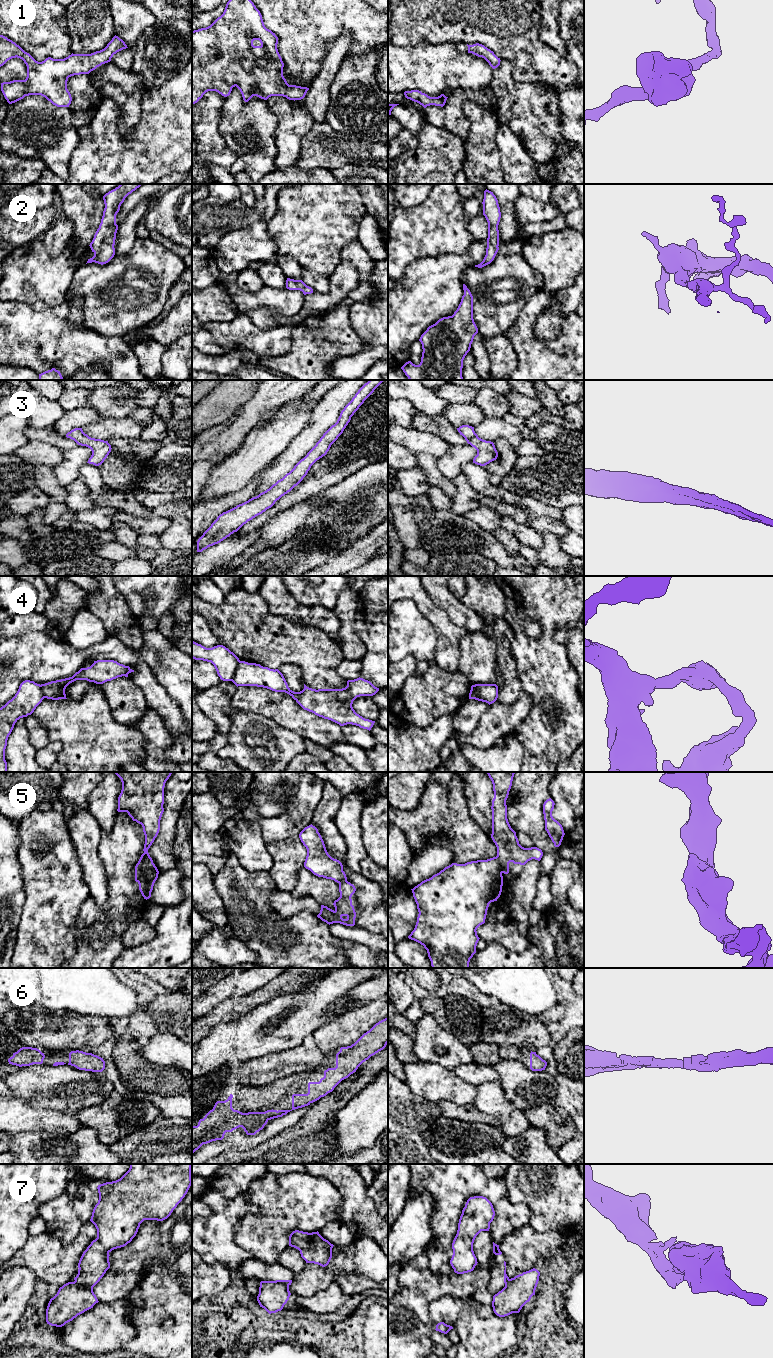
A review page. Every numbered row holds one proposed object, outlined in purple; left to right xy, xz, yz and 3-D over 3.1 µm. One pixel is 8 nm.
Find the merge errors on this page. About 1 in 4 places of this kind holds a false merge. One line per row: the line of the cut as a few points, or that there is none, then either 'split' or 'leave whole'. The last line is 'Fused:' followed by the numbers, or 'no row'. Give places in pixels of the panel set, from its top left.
1: cut none; leave whole
2: cut none; leave whole
3: cut none; leave whole
4: cut xz (240, 661), (231, 680); split
5: cut yz (495, 857), (502, 872); split
6: cut none; leave whole
7: cut xy (74, 1281), (92, 1289); split
Fused: 4, 5, 7

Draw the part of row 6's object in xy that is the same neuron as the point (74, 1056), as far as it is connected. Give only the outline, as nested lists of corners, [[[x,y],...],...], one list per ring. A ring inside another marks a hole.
[[[79,1050],[69,1053],[68,1065],[74,1066],[79,1070],[92,1072],[102,1072],[105,1069],[105,1061],[103,1058]]]

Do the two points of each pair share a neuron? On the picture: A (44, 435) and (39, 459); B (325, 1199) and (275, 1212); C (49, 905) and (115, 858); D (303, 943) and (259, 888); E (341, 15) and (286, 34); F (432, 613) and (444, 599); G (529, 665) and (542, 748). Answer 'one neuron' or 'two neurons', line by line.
A: two neurons
B: one neuron
C: two neurons
D: one neuron
E: one neuron
F: two neurons
G: one neuron

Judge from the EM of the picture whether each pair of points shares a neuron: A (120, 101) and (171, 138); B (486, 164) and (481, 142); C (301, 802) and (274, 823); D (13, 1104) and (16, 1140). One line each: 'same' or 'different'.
A: different
B: same
C: same
D: different

